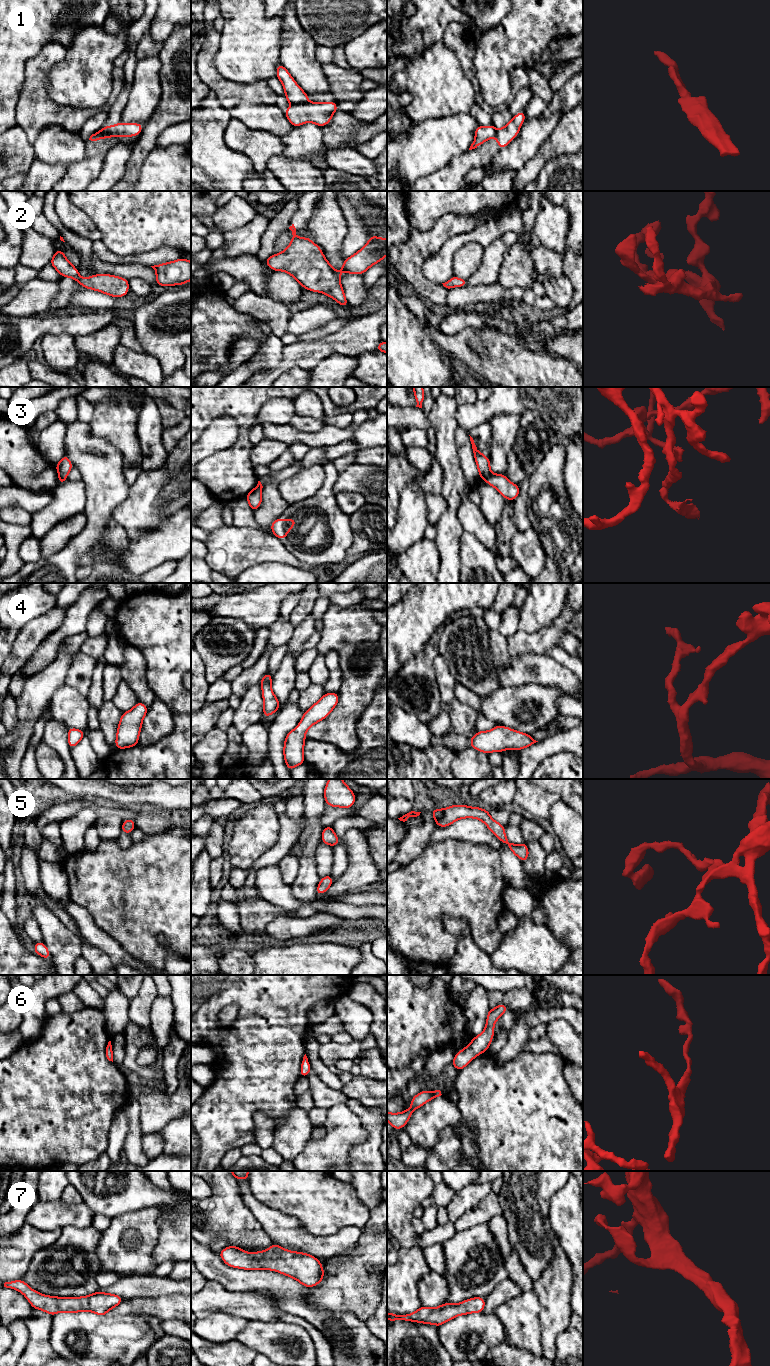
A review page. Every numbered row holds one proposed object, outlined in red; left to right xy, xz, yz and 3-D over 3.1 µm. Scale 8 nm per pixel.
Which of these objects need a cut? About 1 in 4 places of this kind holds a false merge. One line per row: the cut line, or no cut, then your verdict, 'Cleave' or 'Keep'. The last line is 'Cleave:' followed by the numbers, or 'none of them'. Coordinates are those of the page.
1: Split along xz (306, 101), (293, 104). Cleave
2: No split. Keep
3: Split along yz (491, 473), (485, 480). Cleave
4: No split. Keep
5: No split. Keep
6: No split. Keep
7: No split. Keep
Cleave: 1, 3

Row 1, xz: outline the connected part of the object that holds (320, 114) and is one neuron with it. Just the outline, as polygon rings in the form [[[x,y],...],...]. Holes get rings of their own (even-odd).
[[[305,102],[293,104],[284,110],[286,117],[293,127],[312,122],[320,127],[328,124],[335,111],[338,110],[337,104],[333,102]]]

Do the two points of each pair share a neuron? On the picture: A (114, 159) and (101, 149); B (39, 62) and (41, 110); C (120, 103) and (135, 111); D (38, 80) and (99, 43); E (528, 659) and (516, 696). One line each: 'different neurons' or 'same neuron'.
A: different neurons
B: same neuron
C: different neurons
D: different neurons
E: different neurons

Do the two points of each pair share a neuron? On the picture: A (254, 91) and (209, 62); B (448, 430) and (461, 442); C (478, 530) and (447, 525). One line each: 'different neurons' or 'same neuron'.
A: same neuron
B: different neurons
C: different neurons

